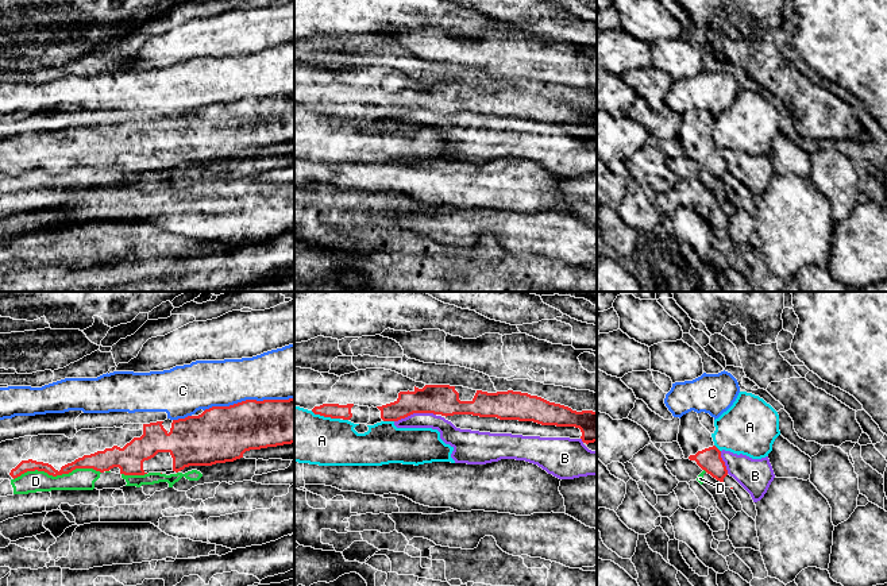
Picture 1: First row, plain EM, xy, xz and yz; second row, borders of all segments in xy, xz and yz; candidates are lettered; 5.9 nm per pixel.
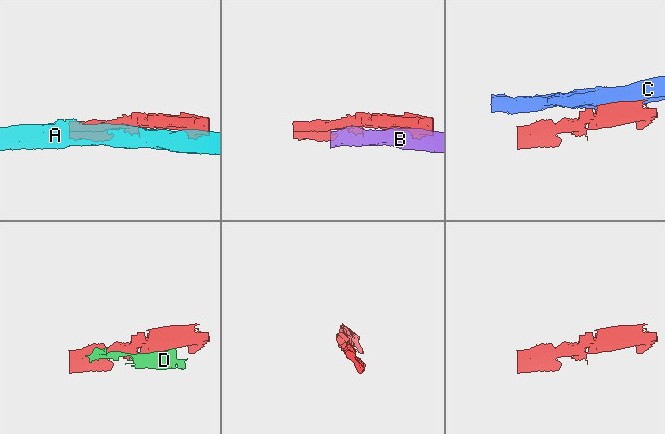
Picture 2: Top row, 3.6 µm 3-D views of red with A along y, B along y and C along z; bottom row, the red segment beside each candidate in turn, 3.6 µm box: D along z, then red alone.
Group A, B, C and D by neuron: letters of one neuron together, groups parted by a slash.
A / B / C / D

